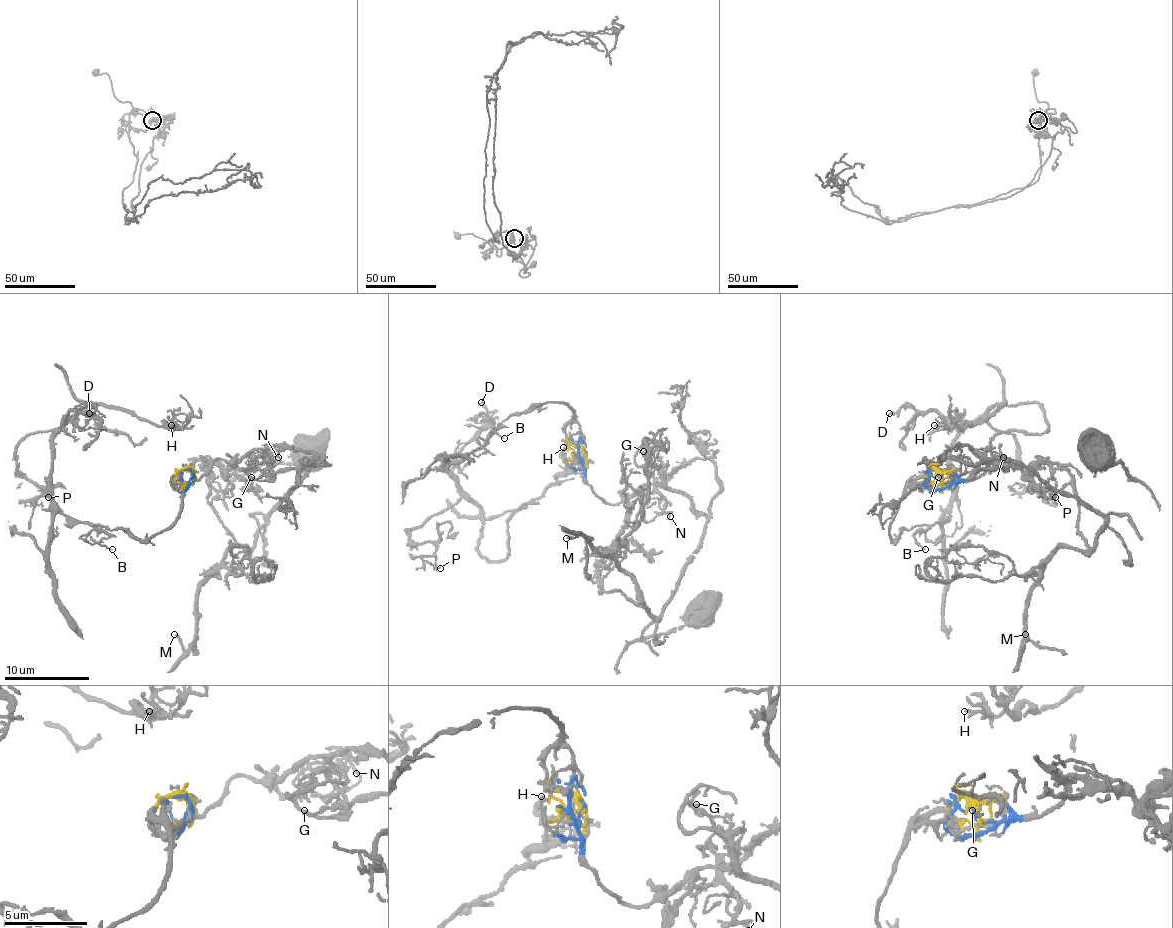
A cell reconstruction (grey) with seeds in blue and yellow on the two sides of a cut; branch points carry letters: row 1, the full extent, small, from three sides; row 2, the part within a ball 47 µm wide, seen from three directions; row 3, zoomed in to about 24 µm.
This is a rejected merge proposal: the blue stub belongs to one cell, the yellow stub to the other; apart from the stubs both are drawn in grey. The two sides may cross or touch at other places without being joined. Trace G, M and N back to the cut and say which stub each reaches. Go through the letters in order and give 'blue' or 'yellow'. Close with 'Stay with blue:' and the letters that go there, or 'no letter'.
G: blue
M: blue
N: blue
Stay with blue: G, M, N

